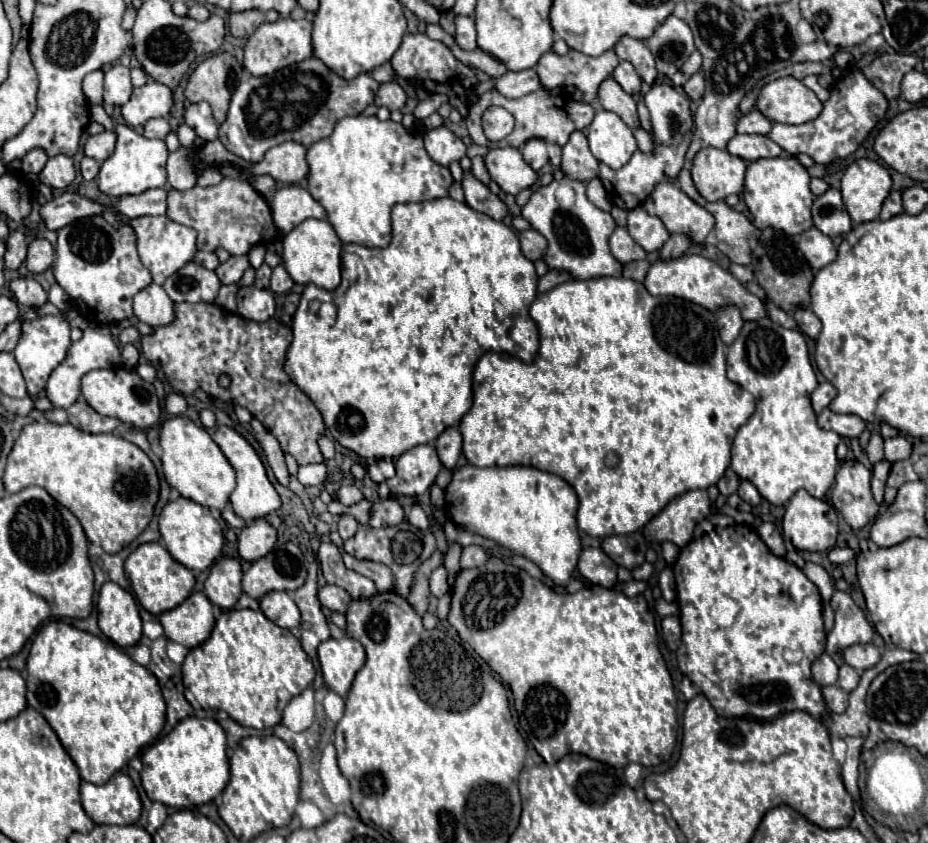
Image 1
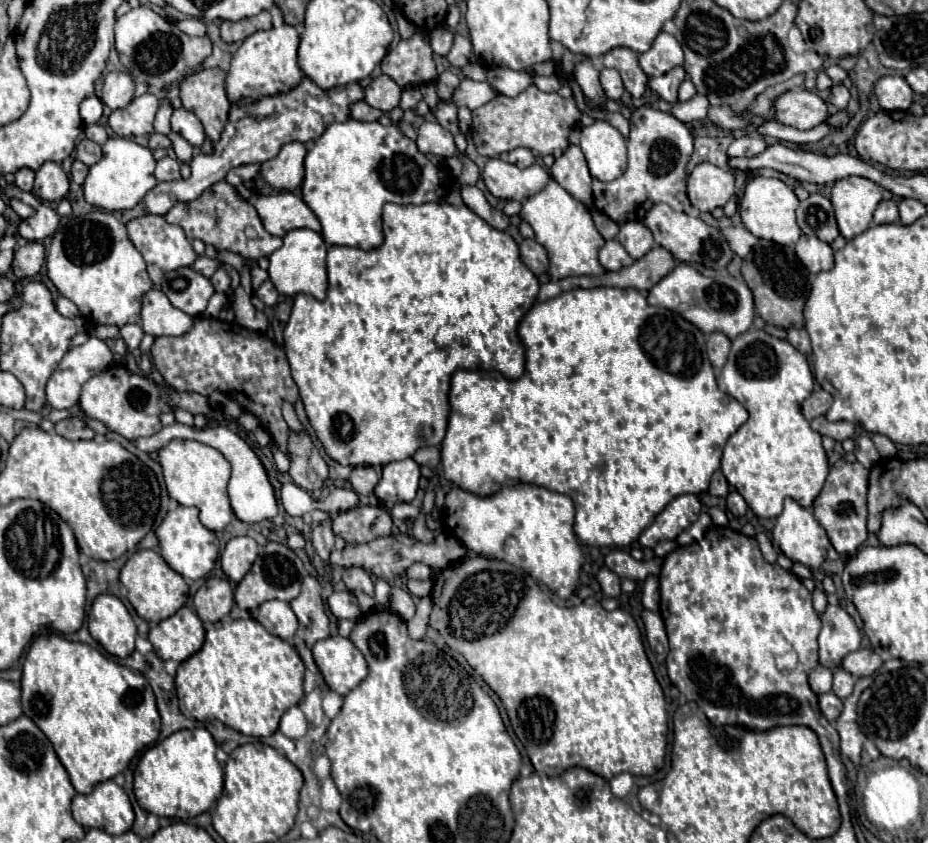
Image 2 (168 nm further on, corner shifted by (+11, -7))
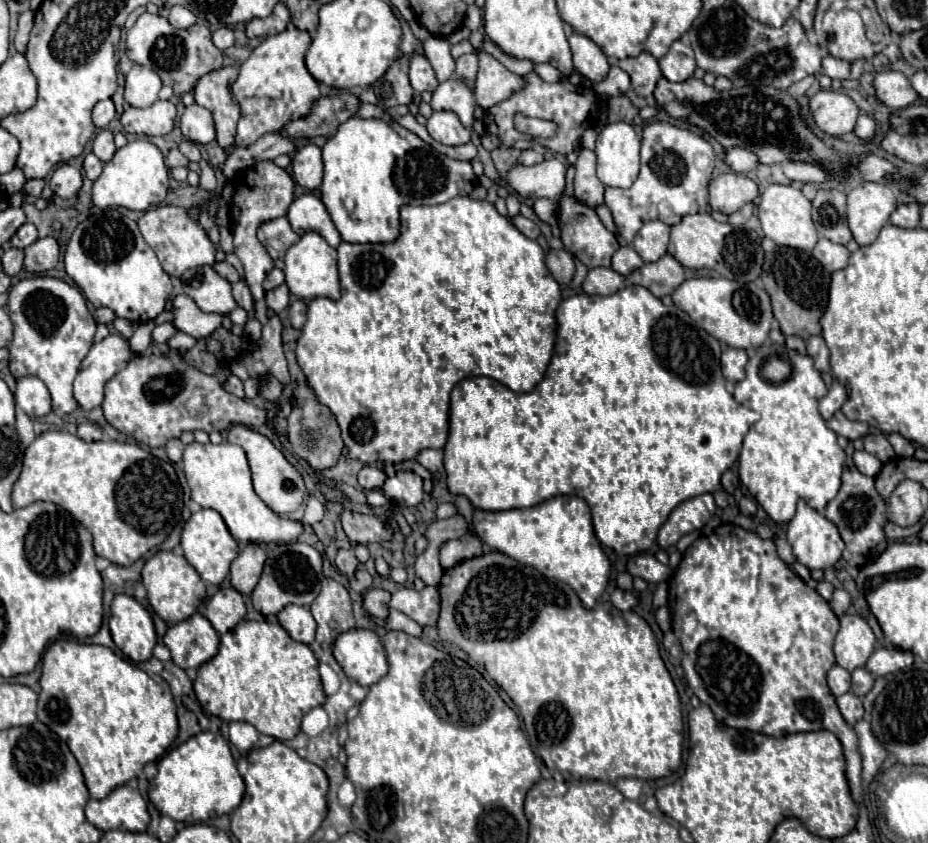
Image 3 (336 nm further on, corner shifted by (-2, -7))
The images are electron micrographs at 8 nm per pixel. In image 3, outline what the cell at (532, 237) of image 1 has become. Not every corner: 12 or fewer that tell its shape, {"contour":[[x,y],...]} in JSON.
{"contour":[[559,249],[547,251],[547,267],[559,285],[575,275],[573,255]]}

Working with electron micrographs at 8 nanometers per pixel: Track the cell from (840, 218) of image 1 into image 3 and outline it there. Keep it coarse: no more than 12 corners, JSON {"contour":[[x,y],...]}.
{"contour":[[819,189],[813,223],[819,237],[847,245],[845,193]]}

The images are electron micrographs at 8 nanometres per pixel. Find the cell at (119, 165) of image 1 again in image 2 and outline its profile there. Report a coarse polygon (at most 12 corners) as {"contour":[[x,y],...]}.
{"contour":[[114,137],[84,181],[106,211],[136,207],[158,183],[152,151]]}

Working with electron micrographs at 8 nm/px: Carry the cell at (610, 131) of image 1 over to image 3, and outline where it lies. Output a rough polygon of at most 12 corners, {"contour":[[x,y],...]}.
{"contour":[[609,123],[597,139],[597,177],[629,187],[639,175],[641,137]]}

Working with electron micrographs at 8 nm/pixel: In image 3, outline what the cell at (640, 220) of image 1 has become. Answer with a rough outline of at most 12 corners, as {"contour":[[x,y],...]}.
{"contour":[[647,221],[633,249],[645,263],[667,253],[671,227]]}

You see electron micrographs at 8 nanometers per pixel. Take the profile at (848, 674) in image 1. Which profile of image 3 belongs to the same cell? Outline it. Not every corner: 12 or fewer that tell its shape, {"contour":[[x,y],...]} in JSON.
{"contour":[[867,669],[851,673],[851,691],[857,697],[865,697],[875,677]]}

